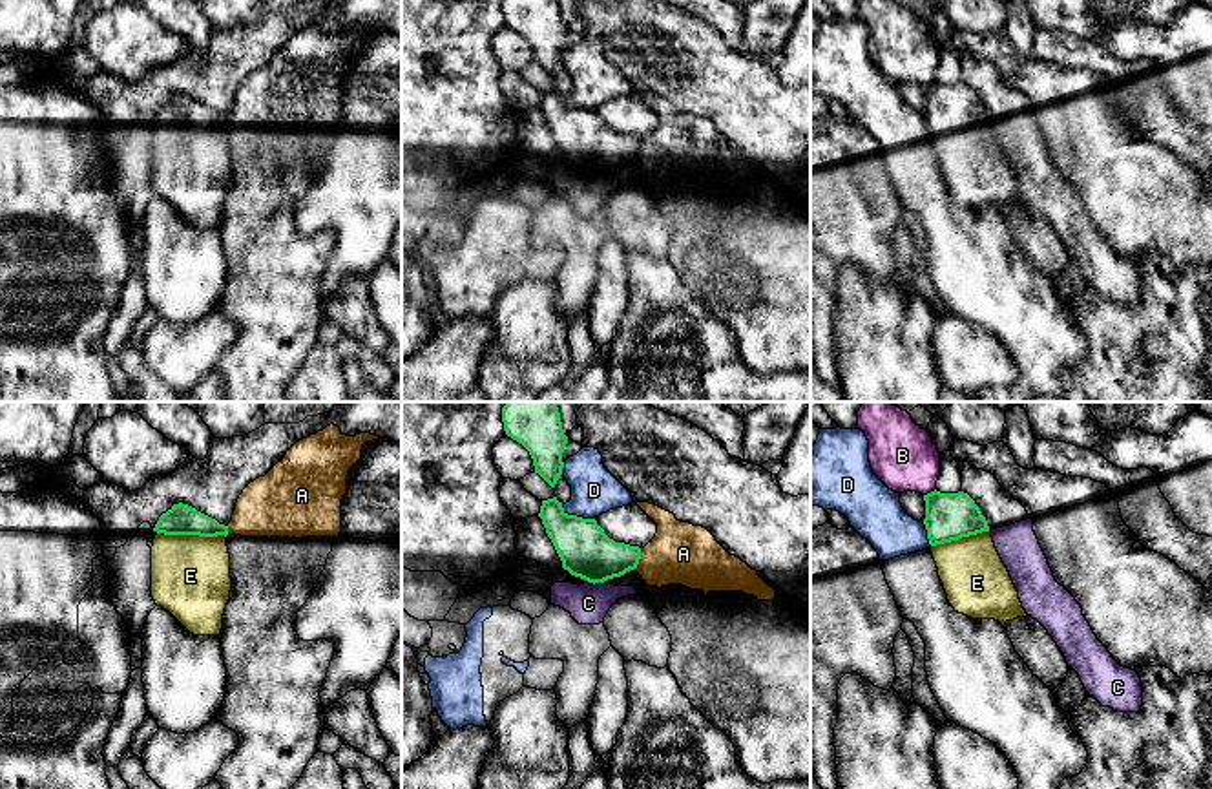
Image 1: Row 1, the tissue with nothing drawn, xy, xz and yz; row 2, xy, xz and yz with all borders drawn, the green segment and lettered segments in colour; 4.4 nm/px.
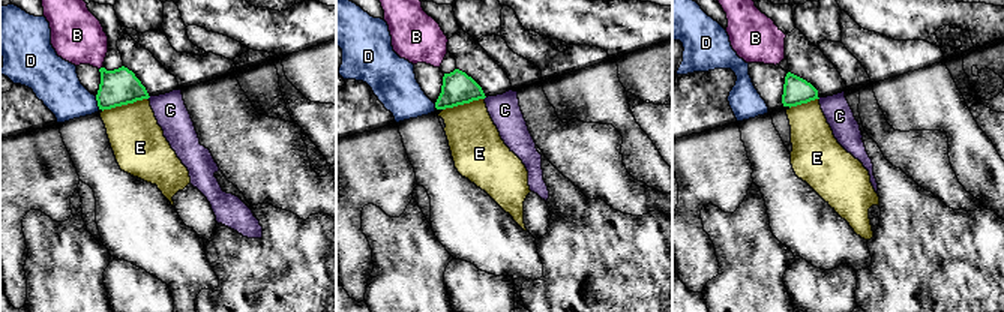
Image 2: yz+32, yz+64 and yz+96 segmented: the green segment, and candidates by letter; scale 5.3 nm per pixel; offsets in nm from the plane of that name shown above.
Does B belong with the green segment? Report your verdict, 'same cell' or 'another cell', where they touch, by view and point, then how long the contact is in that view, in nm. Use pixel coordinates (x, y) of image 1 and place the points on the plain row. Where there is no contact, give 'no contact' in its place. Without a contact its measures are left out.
another cell | yz (931, 83) | 70 nm

